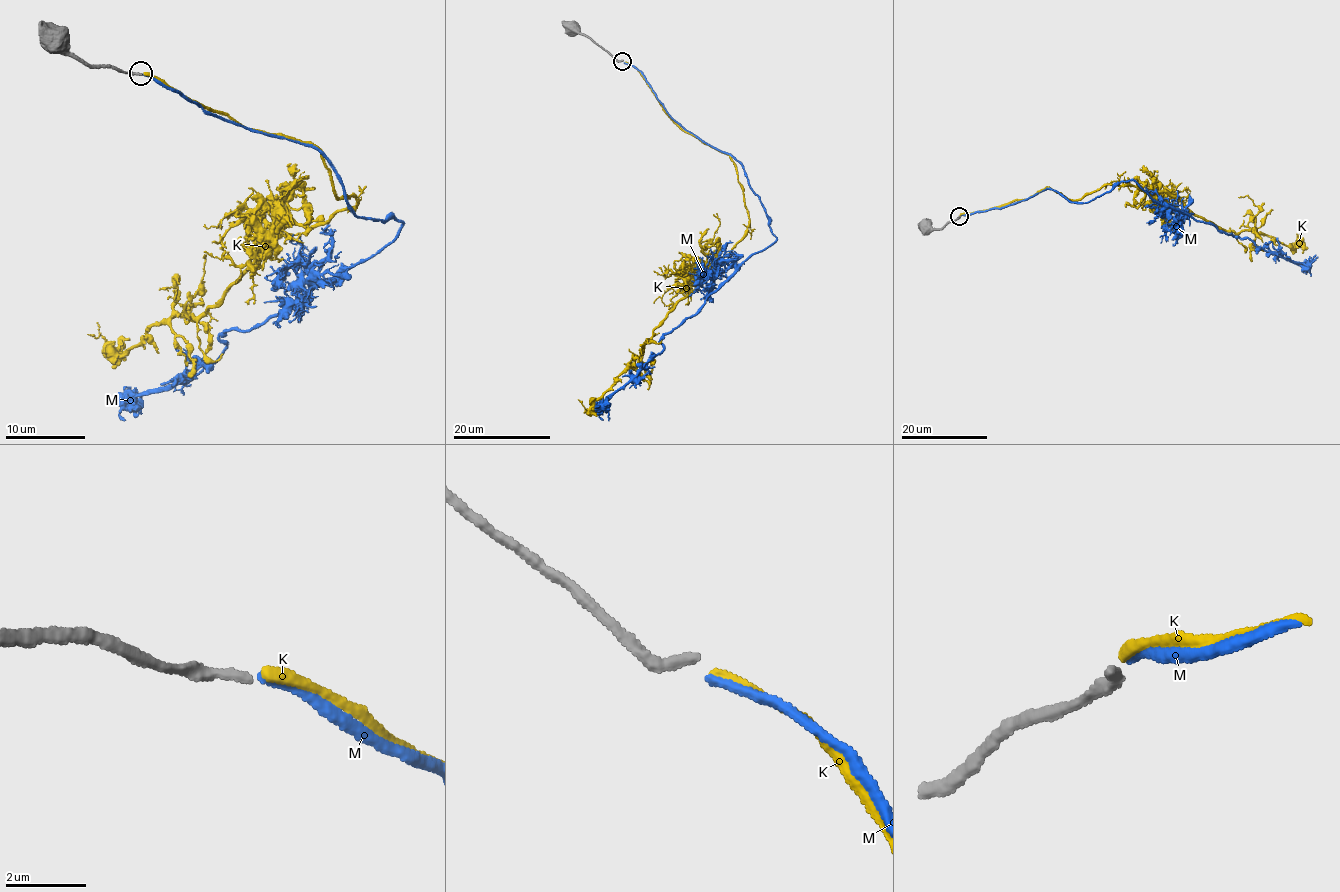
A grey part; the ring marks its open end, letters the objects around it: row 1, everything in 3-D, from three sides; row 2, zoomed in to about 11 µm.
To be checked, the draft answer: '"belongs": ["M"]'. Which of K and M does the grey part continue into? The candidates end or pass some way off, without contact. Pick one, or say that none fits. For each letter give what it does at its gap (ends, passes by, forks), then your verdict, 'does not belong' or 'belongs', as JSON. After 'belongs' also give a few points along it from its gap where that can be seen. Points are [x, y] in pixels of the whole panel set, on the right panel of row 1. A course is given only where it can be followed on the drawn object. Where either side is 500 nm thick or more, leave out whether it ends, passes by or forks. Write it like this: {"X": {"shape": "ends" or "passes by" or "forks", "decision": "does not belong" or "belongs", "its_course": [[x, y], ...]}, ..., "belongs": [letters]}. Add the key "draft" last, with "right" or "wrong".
{"K": {"shape": "ends", "decision": "does not belong"}, "M": {"shape": "ends", "decision": "belongs", "its_course": [[960, 214], [1009, 206], [1047, 187], [1088, 202], [1135, 181], [1151, 198], [1256, 246], [1301, 263], [1316, 255]]}, "belongs": ["M"], "draft": "right"}

